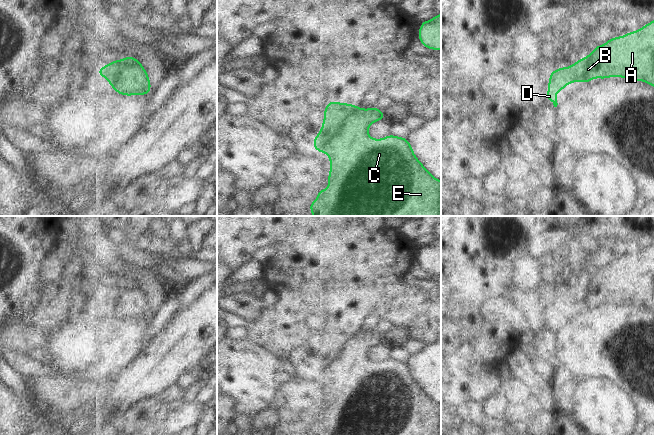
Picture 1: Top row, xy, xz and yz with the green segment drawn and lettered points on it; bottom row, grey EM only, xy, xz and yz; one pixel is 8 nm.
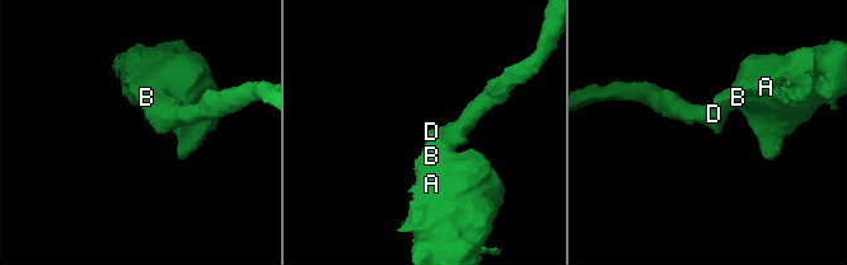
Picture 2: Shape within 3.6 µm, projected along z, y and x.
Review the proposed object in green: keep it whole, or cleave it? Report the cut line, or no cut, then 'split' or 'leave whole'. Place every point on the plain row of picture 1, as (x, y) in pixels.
cut none; leave whole

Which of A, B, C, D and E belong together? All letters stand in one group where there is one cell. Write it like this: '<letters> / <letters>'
A B C D E

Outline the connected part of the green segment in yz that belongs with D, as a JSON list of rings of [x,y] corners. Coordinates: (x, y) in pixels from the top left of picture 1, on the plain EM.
[[[654,244],[624,260],[608,262],[606,268],[596,270],[588,280],[576,285],[570,291],[558,292],[550,296],[546,322],[557,331],[556,317],[562,315],[568,308],[578,305],[589,307],[595,302],[609,301],[643,305],[654,311]]]

